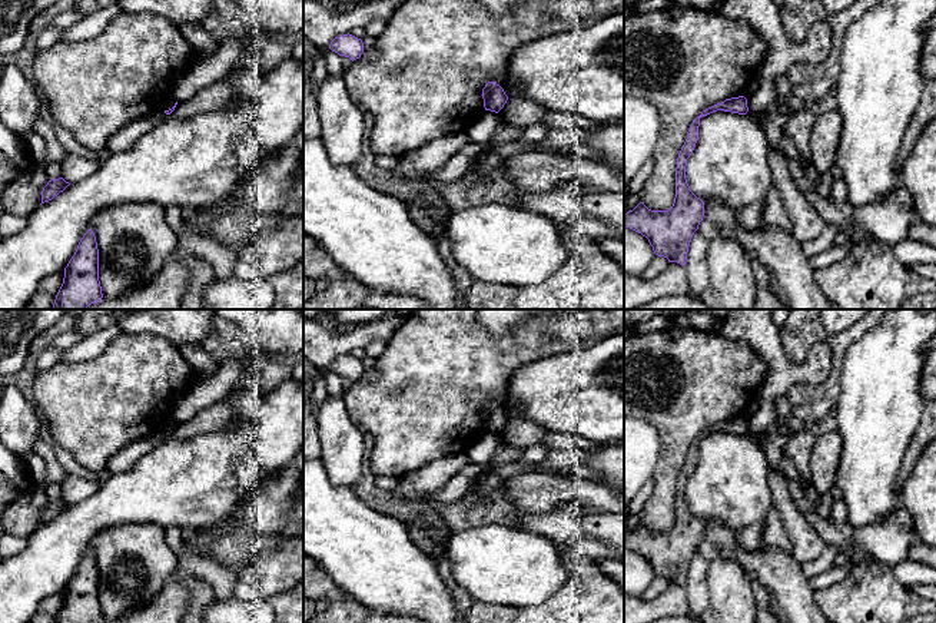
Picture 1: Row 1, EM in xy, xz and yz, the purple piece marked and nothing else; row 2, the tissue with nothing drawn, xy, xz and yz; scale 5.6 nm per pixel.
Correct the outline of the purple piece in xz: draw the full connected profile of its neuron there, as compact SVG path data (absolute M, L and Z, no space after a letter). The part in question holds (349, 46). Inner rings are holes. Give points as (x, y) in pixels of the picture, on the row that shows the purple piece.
M348 33L348 34L335 37L331 42L329 49L338 53L339 56L349 57L354 62L359 59L361 54L364 53L364 43L361 39Z

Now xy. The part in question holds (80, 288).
M92 228L80 239L64 268L63 284L52 309L87 309L103 298L99 281L99 249Z

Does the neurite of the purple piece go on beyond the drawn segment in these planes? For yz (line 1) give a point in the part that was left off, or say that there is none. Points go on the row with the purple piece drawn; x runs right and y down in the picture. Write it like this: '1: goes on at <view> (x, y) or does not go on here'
1: does not go on here

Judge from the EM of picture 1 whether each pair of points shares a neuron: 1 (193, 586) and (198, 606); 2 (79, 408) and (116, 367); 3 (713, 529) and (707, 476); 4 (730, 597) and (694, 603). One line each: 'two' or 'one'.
1: one
2: one
3: two
4: two

